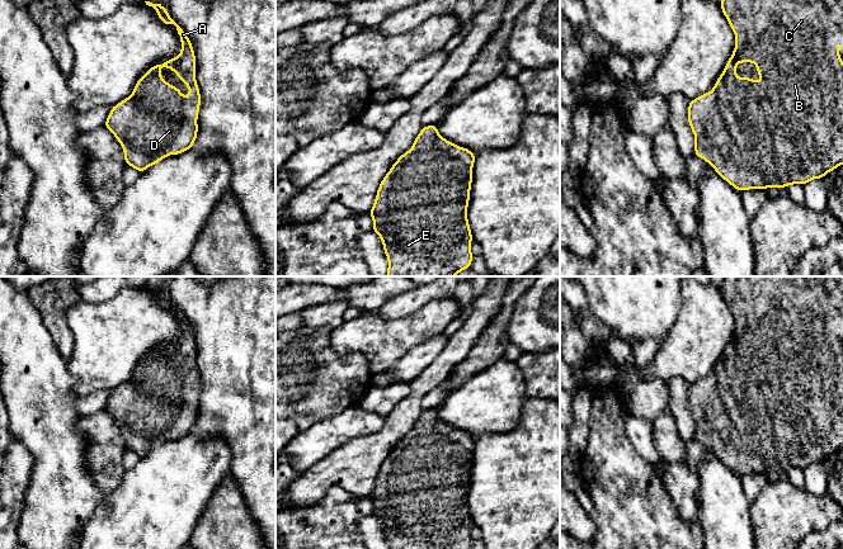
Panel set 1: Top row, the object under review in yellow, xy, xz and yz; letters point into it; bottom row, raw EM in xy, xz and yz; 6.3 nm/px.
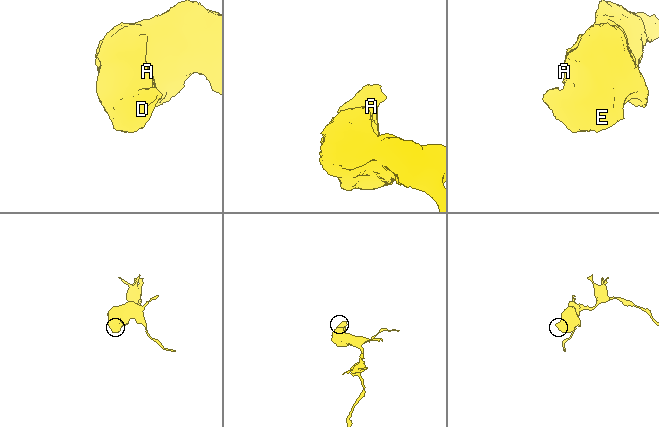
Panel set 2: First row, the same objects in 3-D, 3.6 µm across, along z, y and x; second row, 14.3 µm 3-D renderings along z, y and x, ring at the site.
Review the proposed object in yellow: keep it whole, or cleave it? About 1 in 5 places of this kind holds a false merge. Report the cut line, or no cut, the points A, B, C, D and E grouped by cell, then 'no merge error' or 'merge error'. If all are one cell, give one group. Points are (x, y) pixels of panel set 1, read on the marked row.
no cut | A B C D E | no merge error

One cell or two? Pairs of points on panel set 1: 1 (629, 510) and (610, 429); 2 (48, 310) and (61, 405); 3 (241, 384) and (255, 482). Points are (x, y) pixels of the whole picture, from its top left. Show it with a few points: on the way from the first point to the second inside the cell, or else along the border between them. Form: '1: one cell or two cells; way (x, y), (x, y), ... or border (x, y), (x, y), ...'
1: one cell; way (625, 490), (618, 478), (610, 449)
2: two cells; border (38, 311), (60, 355), (67, 361)
3: one cell; way (255, 408), (255, 458)

